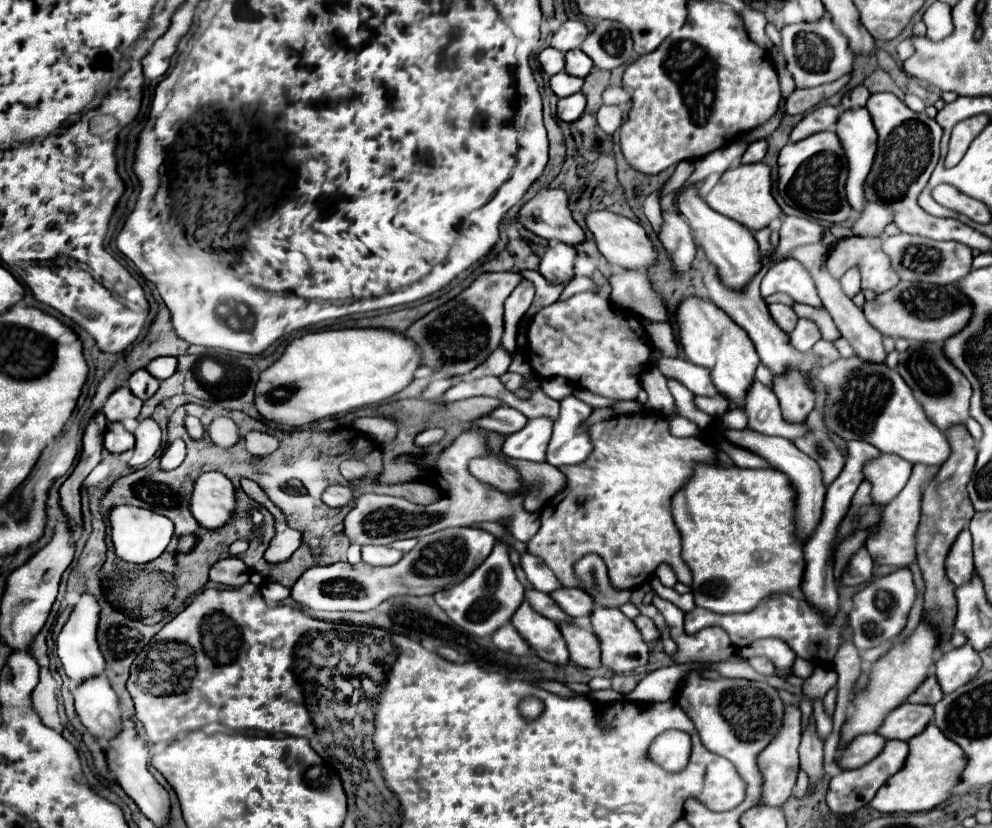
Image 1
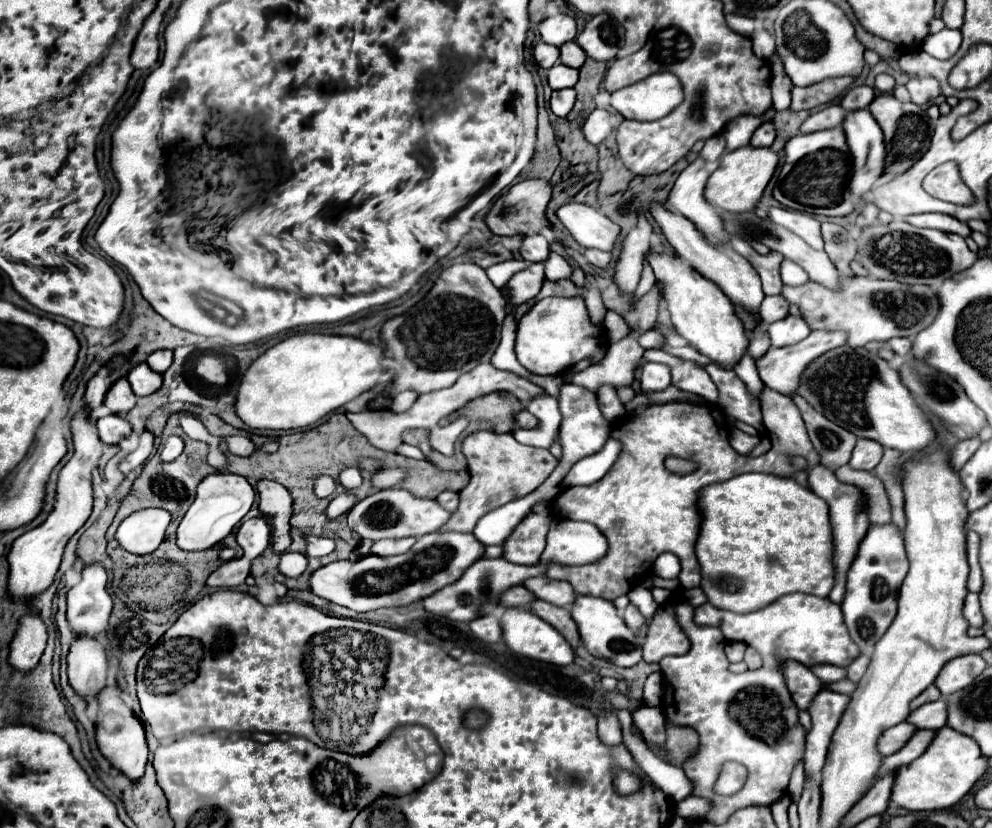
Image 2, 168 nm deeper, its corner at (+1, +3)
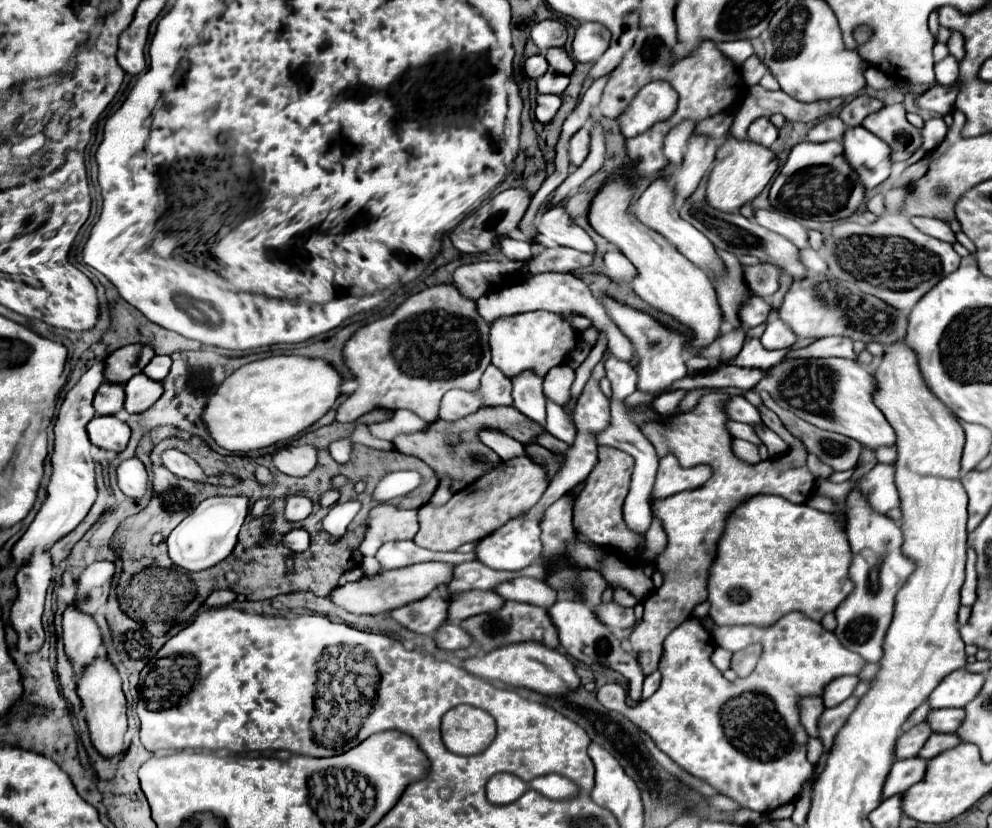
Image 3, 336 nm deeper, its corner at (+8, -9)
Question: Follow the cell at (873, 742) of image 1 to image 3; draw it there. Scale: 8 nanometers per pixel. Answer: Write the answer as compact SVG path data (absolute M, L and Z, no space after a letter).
M922 722L916 728L904 732L898 738L898 742L896 742L896 756L898 758L912 758L912 756L916 756L930 736L932 736L932 728L928 726L928 722Z

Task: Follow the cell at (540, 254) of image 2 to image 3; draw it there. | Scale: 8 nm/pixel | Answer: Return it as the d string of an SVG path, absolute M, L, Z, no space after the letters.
M502 238L500 248L508 260L526 262L532 256L532 244L530 242L522 242L522 240L514 240L514 238Z

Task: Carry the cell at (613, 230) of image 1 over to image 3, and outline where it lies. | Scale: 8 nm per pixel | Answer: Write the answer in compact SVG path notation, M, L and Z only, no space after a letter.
M554 206L546 214L542 214L542 218L538 218L536 222L536 230L550 242L594 254L596 246L592 238L578 224L574 224L574 220L568 216L568 212L564 212L562 206Z

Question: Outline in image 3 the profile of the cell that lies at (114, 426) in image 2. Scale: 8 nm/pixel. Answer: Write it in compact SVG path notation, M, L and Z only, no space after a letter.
M96 416L86 426L90 442L104 450L122 452L130 438L130 428L116 416Z

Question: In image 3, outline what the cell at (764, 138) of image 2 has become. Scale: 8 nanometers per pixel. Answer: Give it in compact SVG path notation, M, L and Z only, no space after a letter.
M762 116L762 118L756 118L750 124L748 138L752 142L758 142L758 144L764 144L764 146L772 146L772 142L778 138L778 128L770 122L770 116Z

